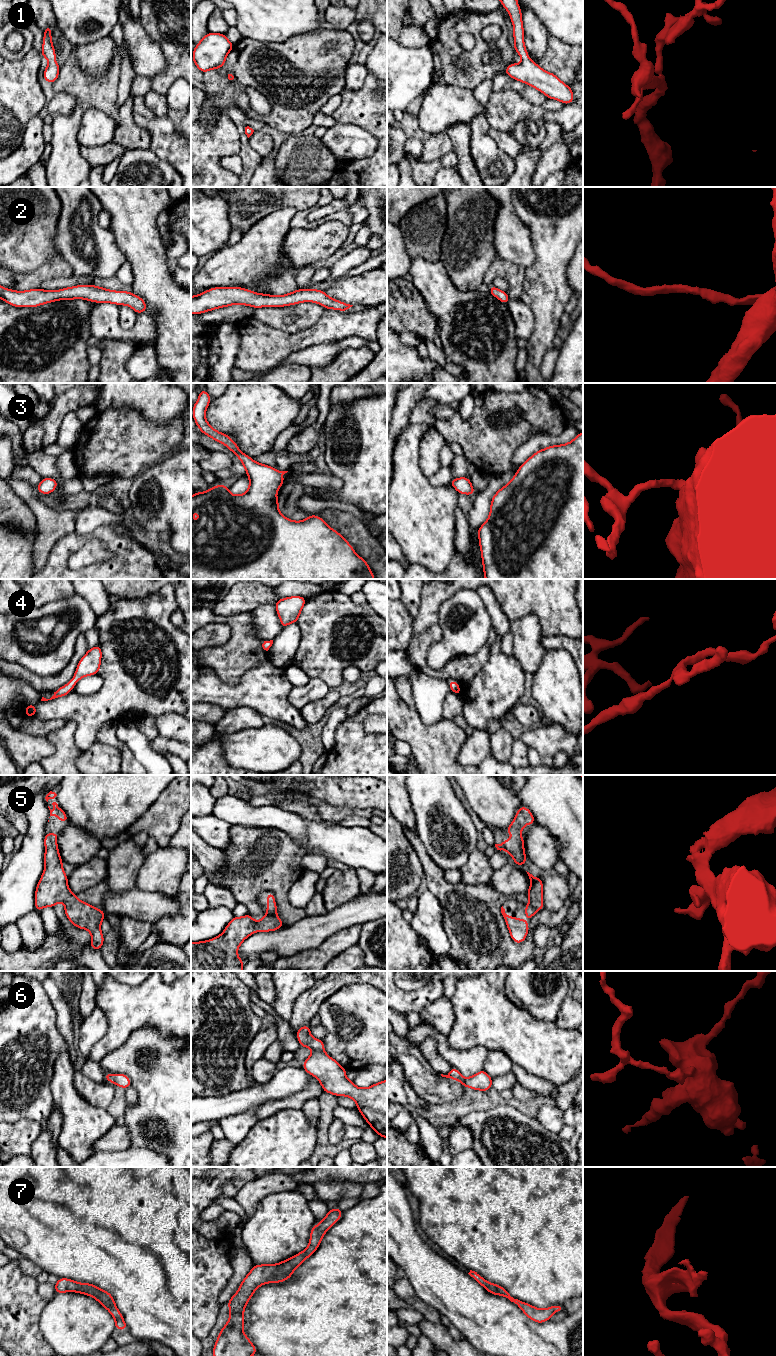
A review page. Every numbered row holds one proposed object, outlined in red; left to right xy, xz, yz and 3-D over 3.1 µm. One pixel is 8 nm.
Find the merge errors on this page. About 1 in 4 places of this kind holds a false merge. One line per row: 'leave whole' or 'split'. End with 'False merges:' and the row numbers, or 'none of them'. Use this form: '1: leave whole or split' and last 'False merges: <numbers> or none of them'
1: leave whole
2: leave whole
3: leave whole
4: leave whole
5: leave whole
6: leave whole
7: leave whole
False merges: none of them

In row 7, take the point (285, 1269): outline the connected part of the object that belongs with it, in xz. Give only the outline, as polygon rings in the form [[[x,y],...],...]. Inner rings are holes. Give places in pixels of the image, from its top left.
[[[338,1208],[329,1210],[324,1219],[313,1226],[310,1233],[309,1245],[302,1252],[281,1261],[278,1264],[253,1265],[251,1271],[240,1283],[239,1290],[227,1302],[230,1318],[220,1330],[213,1347],[213,1356],[255,1356],[256,1347],[244,1334],[244,1308],[253,1293],[267,1283],[284,1282],[289,1279],[294,1270],[310,1257],[319,1247],[325,1233],[343,1215]]]

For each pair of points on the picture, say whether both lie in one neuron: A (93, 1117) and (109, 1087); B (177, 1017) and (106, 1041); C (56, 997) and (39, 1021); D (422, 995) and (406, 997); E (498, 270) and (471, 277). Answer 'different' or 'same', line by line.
A: different
B: same
C: different
D: same
E: different

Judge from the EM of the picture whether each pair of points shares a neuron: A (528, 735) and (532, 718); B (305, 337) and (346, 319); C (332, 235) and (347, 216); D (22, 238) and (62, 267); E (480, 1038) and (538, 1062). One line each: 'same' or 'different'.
A: different
B: same
C: different
D: different
E: same

